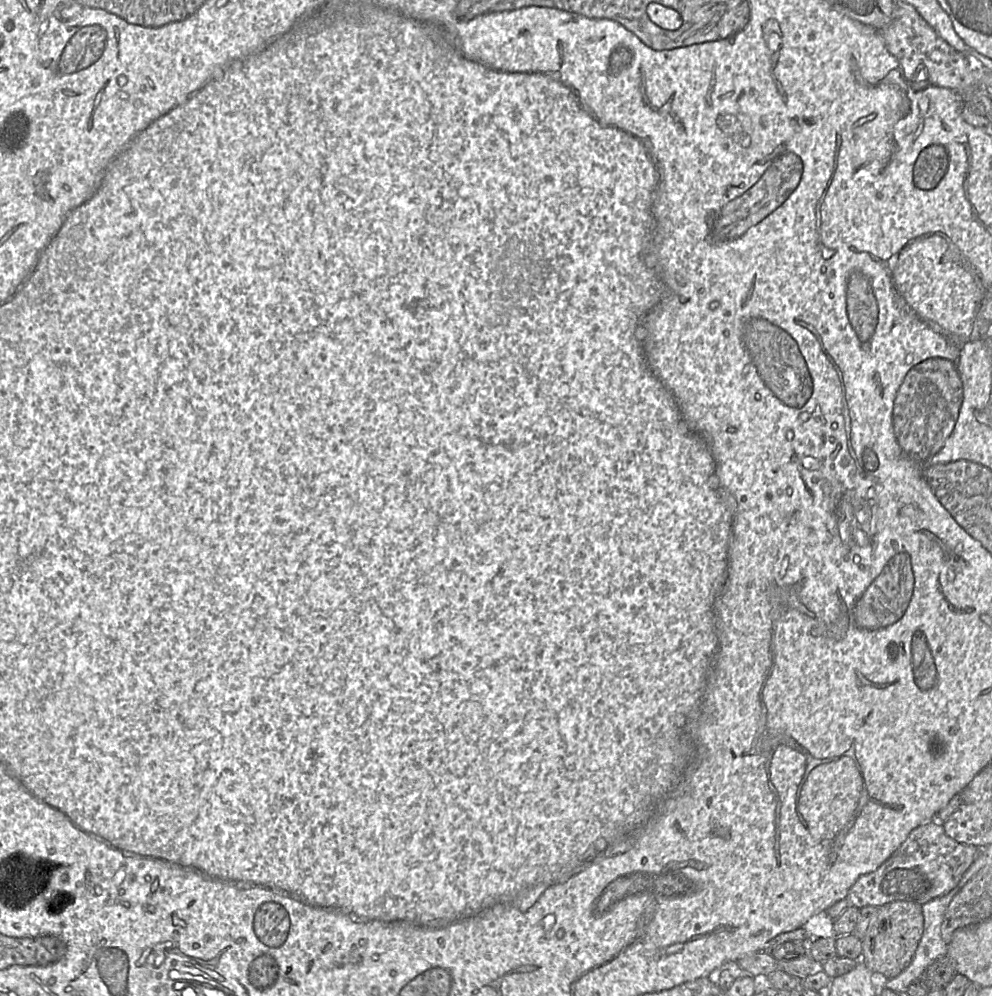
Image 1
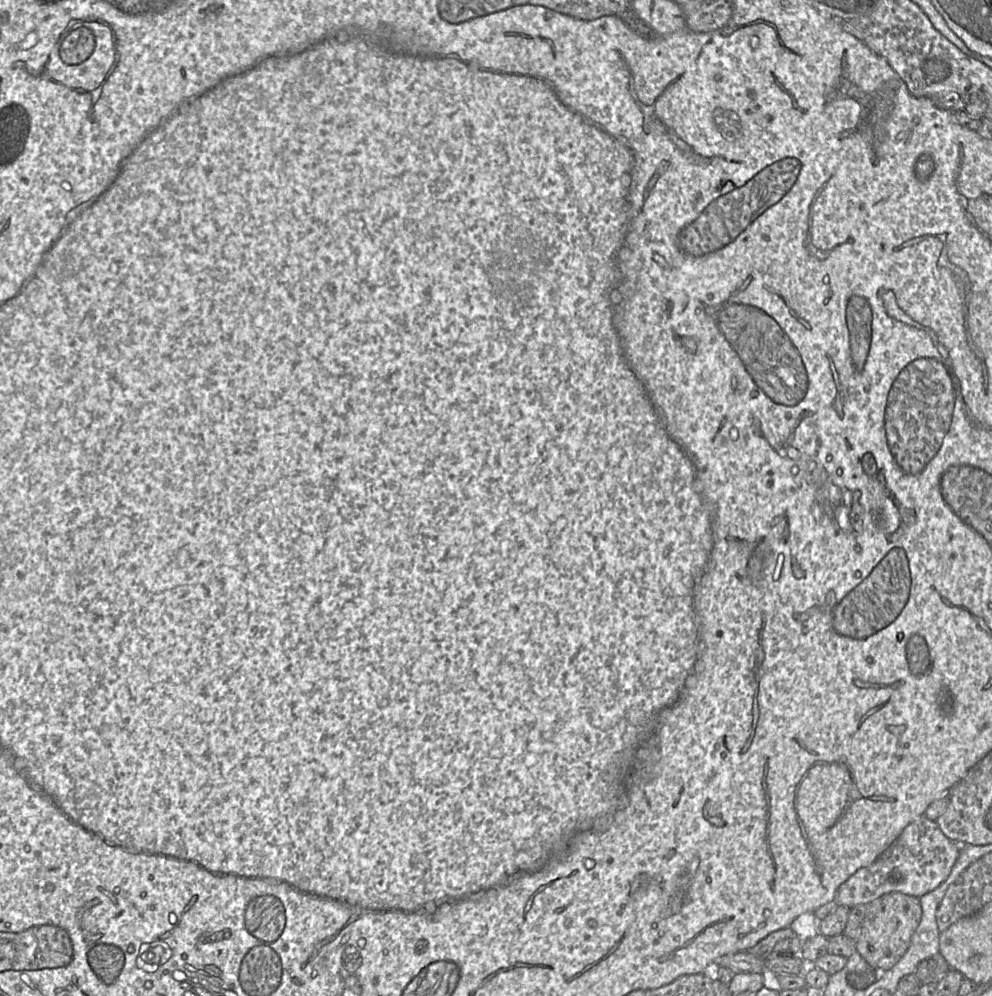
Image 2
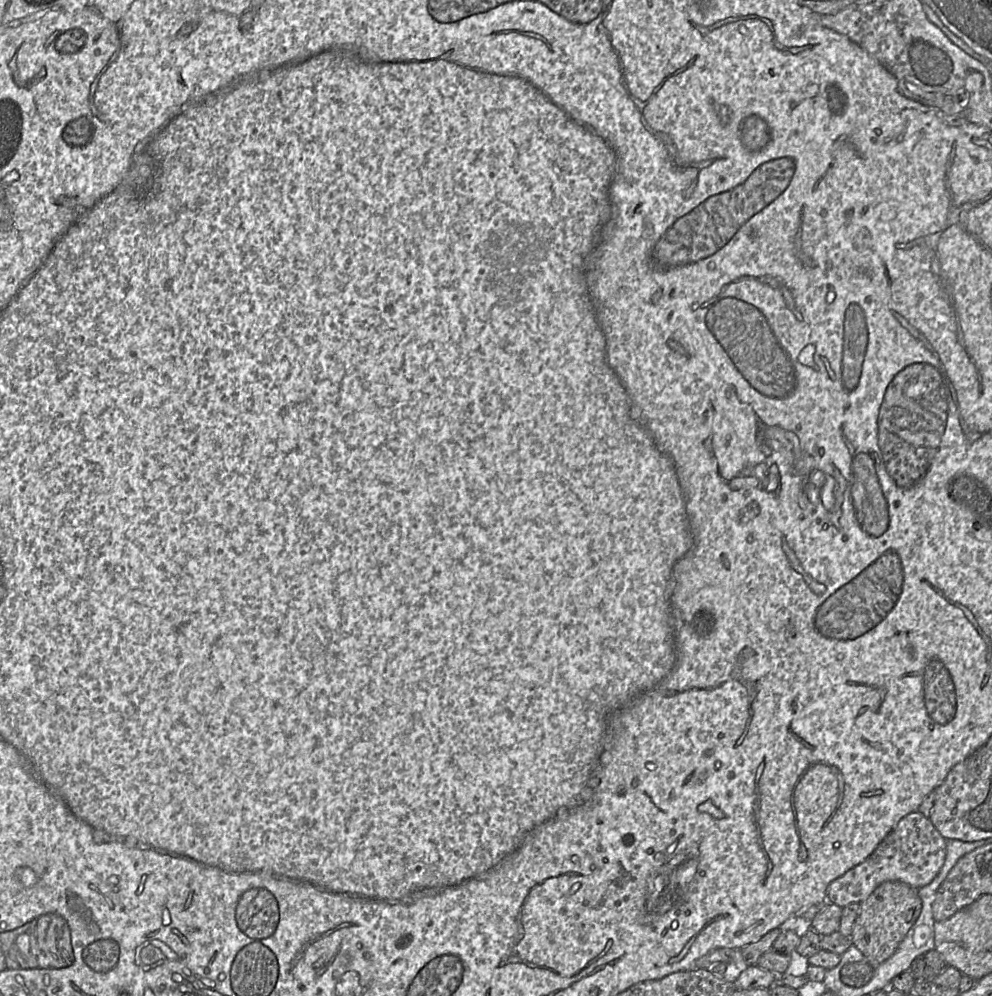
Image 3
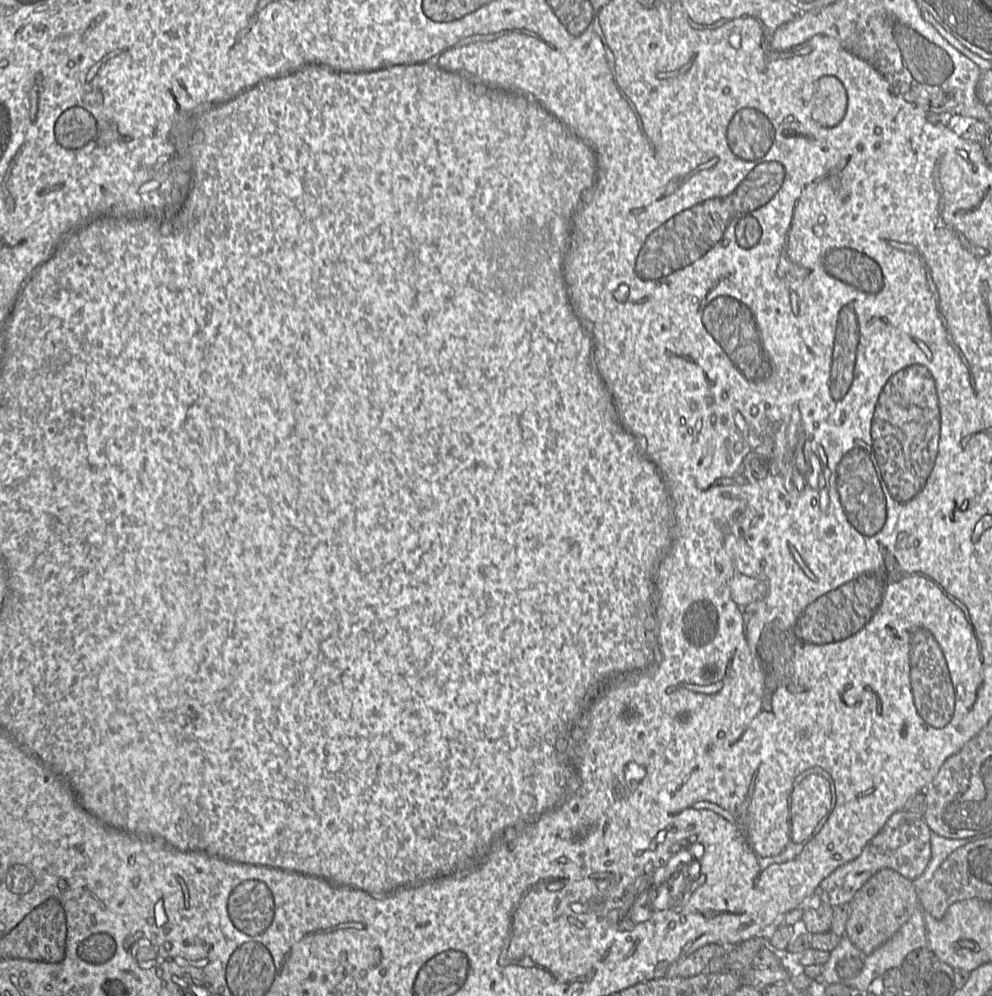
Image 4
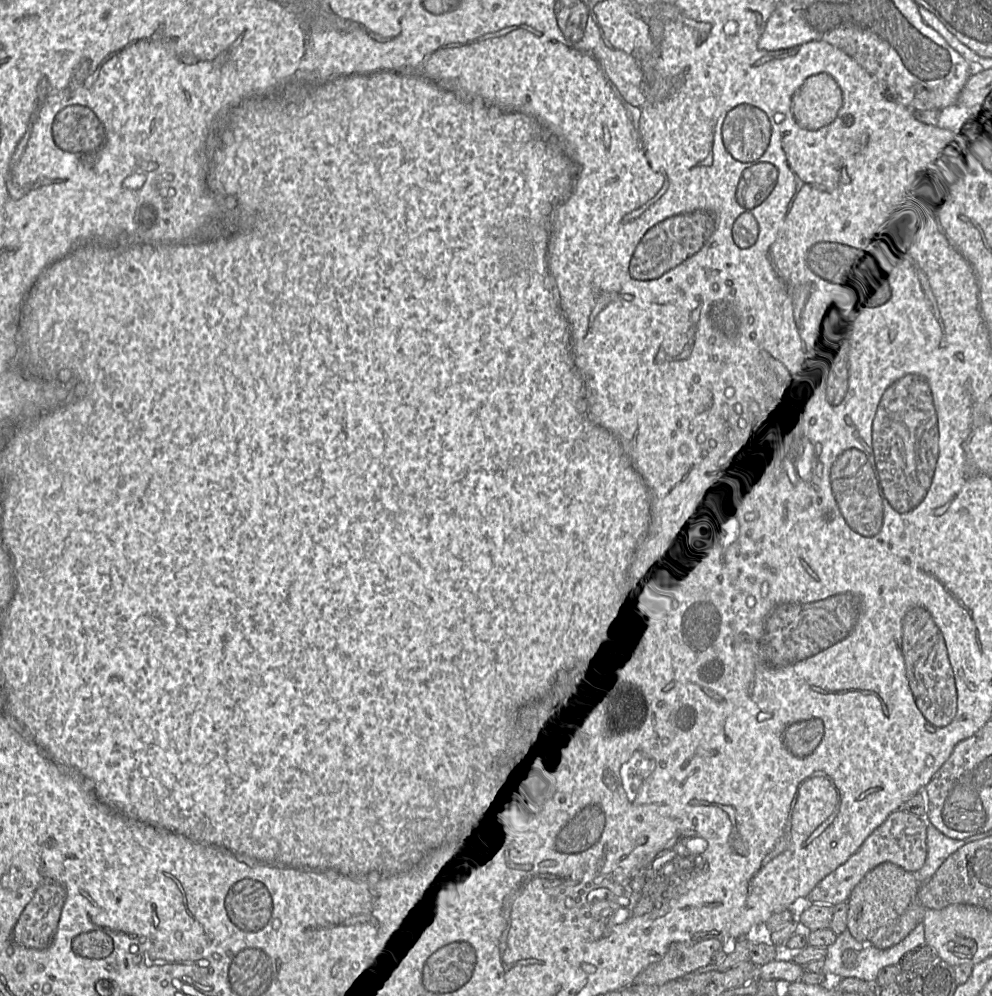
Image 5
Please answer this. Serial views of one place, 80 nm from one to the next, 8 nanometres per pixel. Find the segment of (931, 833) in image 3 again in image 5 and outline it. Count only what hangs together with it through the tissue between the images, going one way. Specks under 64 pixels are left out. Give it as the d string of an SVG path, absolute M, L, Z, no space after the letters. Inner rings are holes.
M896 810L876 828L863 842L860 848L849 859L824 877L807 895L814 904L836 904L847 902L854 887L864 876L884 862L893 863L912 873L918 872L924 865L927 856L927 821L912 813Z

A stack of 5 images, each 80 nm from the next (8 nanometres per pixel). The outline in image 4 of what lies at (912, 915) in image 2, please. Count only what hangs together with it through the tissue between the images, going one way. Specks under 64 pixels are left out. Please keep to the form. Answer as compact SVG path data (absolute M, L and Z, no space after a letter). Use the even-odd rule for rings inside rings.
M884 868L875 873L849 902L846 936L865 955L885 944L919 907L919 897L913 881L898 872Z

